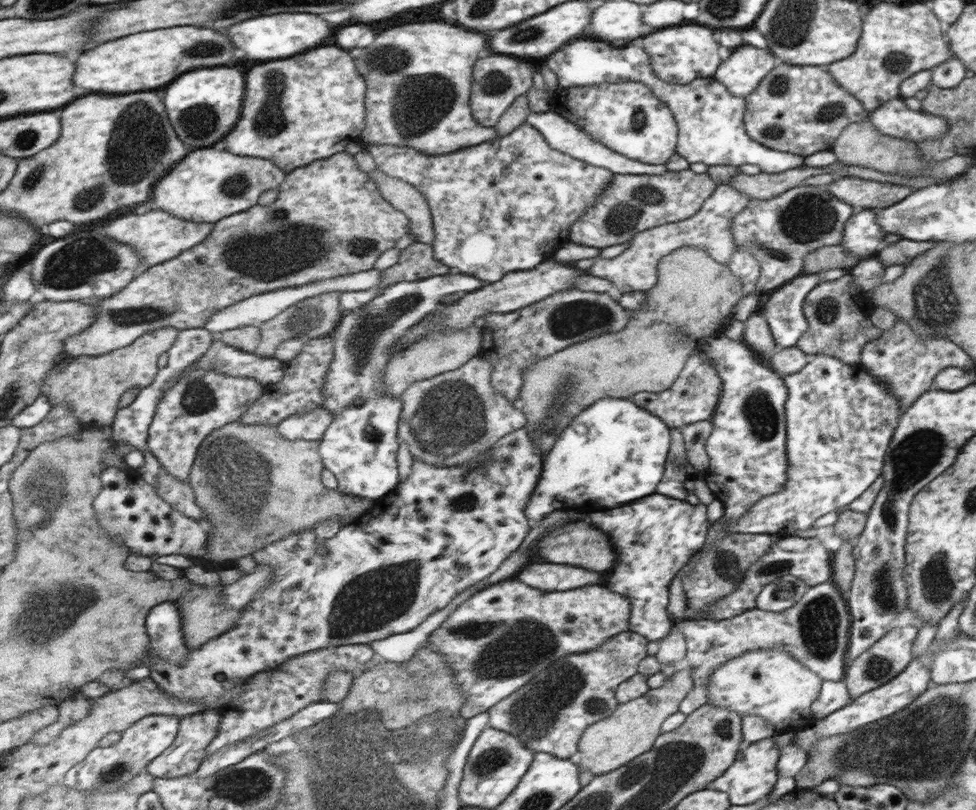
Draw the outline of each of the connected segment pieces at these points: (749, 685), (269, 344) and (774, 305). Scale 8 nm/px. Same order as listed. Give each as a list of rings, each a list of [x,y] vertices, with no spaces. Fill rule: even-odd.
[[[783,649],[752,650],[729,660],[713,672],[708,686],[708,703],[732,709],[742,717],[761,716],[776,732],[798,732],[812,726],[813,703],[822,694],[823,682],[823,677],[806,668],[790,652]]]
[[[332,291],[301,300],[294,303],[294,306],[290,306],[286,312],[282,312],[280,316],[261,323],[262,342],[260,342],[260,348],[255,353],[260,356],[276,357],[278,347],[288,339],[304,336],[311,340],[334,334],[346,315],[341,303],[342,295],[342,291]]]
[[[808,273],[775,289],[762,314],[779,348],[797,347],[800,336],[810,323],[803,312],[807,296],[820,283],[820,273]]]

